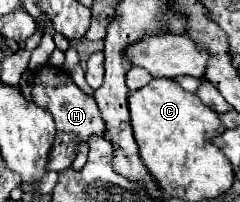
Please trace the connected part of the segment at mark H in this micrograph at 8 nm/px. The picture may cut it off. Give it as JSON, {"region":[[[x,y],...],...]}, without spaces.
{"region":[[[43,67],[41,71],[37,71],[33,75],[35,85],[33,85],[33,101],[39,107],[45,107],[55,121],[55,145],[51,147],[51,157],[47,157],[47,171],[63,171],[67,167],[71,167],[75,155],[77,155],[77,145],[81,141],[87,141],[89,135],[103,135],[105,131],[105,123],[101,119],[99,107],[95,103],[93,97],[85,95],[71,79],[71,75],[67,75],[63,69],[57,67]]]}

